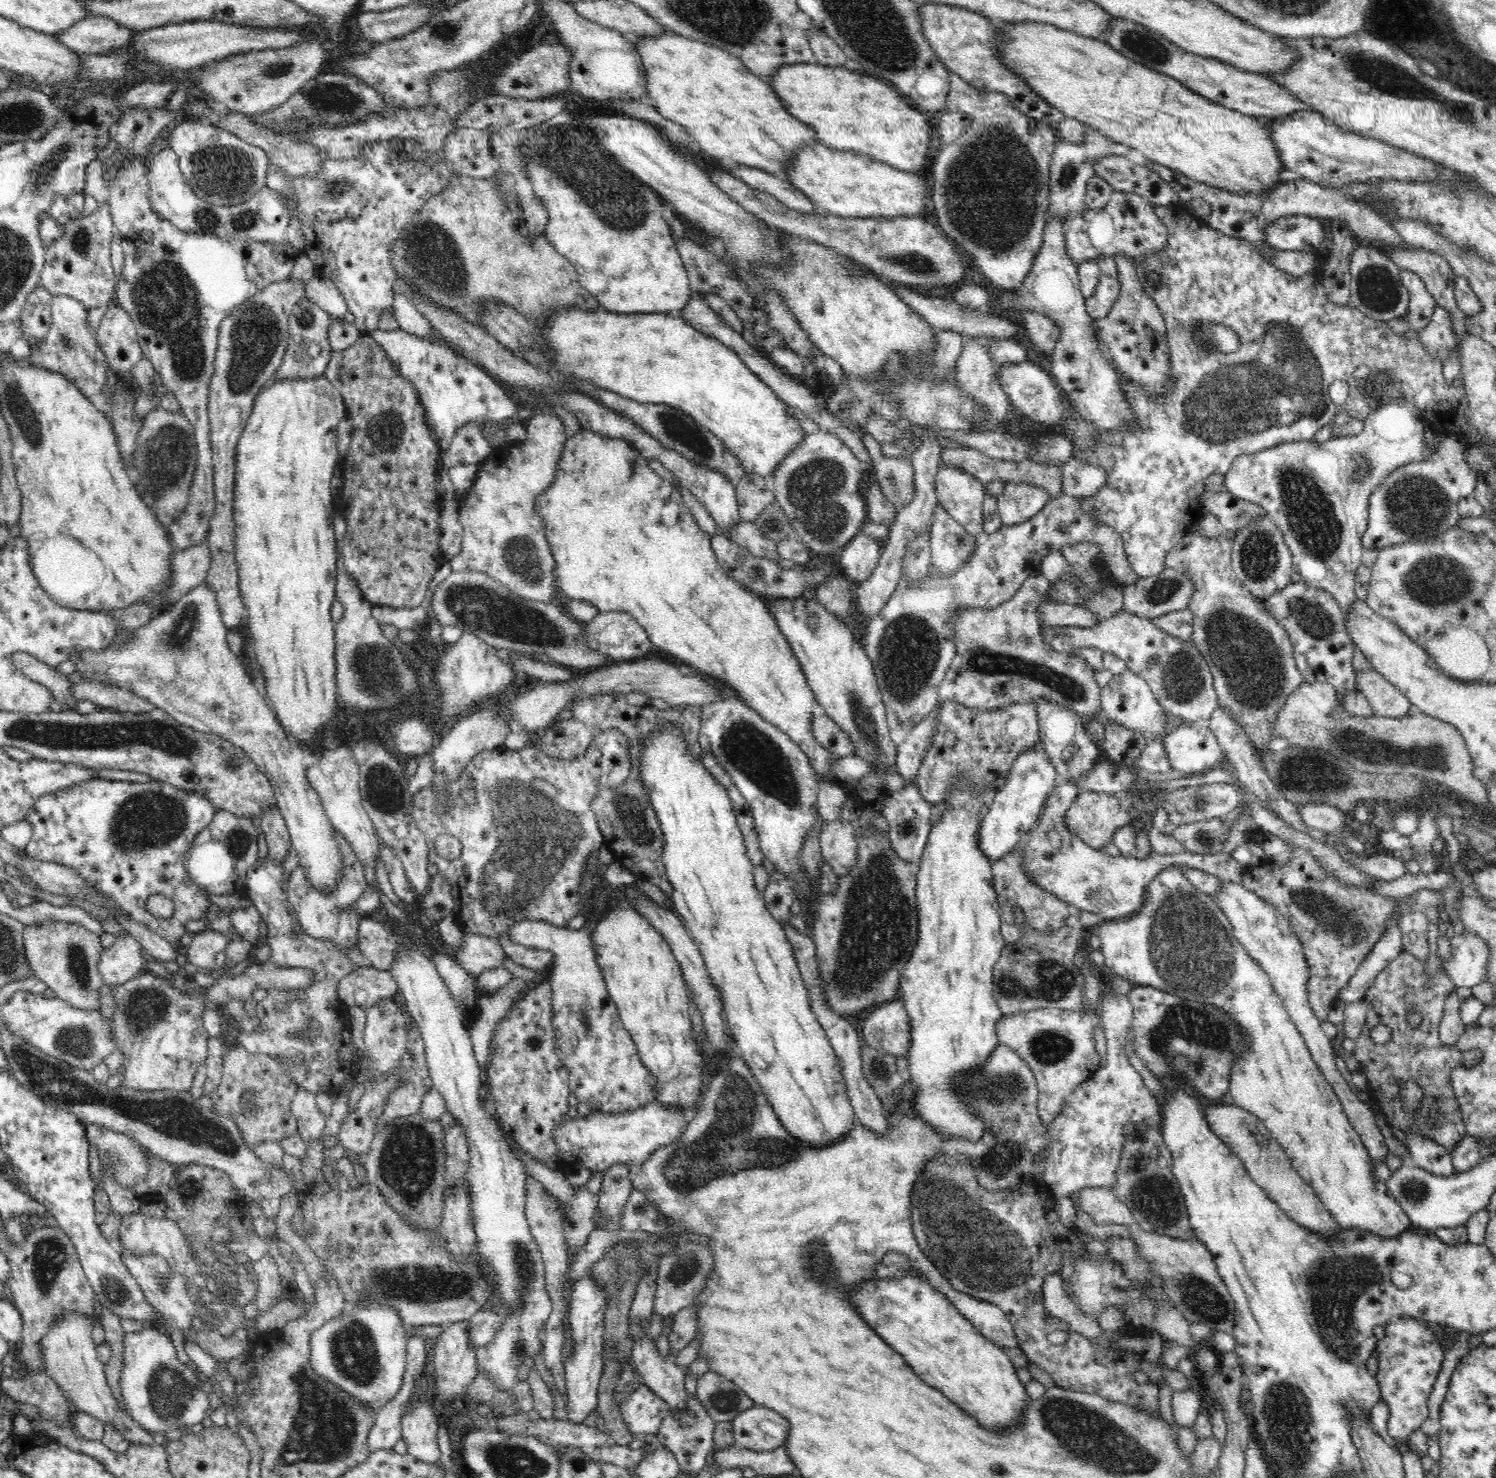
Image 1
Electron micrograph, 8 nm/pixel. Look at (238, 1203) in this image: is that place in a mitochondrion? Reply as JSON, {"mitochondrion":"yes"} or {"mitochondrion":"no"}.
{"mitochondrion":"no"}

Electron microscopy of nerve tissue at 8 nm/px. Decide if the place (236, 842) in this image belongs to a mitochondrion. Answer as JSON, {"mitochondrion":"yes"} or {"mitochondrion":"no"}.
{"mitochondrion":"yes"}

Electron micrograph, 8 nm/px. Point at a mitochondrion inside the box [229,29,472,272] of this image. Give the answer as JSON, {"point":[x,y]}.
{"point":[335,99]}

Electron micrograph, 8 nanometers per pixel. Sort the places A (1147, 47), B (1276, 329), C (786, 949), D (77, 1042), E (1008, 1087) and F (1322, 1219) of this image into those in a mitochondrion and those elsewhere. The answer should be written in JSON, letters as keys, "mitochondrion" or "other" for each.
{"A":"mitochondrion","B":"mitochondrion","C":"other","D":"mitochondrion","E":"mitochondrion","F":"other"}

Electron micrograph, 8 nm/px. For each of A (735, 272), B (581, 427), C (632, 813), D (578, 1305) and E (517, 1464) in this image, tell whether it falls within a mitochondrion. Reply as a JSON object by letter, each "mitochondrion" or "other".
{"A":"other","B":"other","C":"mitochondrion","D":"other","E":"mitochondrion"}

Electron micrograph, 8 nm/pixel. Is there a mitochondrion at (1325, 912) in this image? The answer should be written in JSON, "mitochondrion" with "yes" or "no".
{"mitochondrion":"yes"}

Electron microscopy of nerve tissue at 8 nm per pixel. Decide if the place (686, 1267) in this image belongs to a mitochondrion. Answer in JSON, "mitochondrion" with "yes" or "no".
{"mitochondrion":"yes"}

